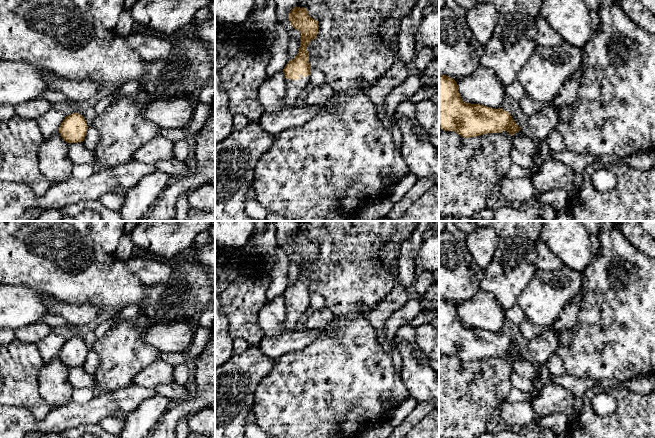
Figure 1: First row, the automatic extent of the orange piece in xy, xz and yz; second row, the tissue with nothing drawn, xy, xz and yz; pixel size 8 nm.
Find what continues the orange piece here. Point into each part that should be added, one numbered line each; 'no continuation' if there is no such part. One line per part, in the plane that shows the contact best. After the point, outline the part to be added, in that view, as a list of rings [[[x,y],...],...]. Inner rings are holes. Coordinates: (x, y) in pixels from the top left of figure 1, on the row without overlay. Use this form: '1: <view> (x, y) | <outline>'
1: xz (296, 313) | [[[309,300],[299,304],[290,304],[285,302],[287,315],[285,320],[285,333],[290,333],[301,328],[301,323],[309,312]]]

